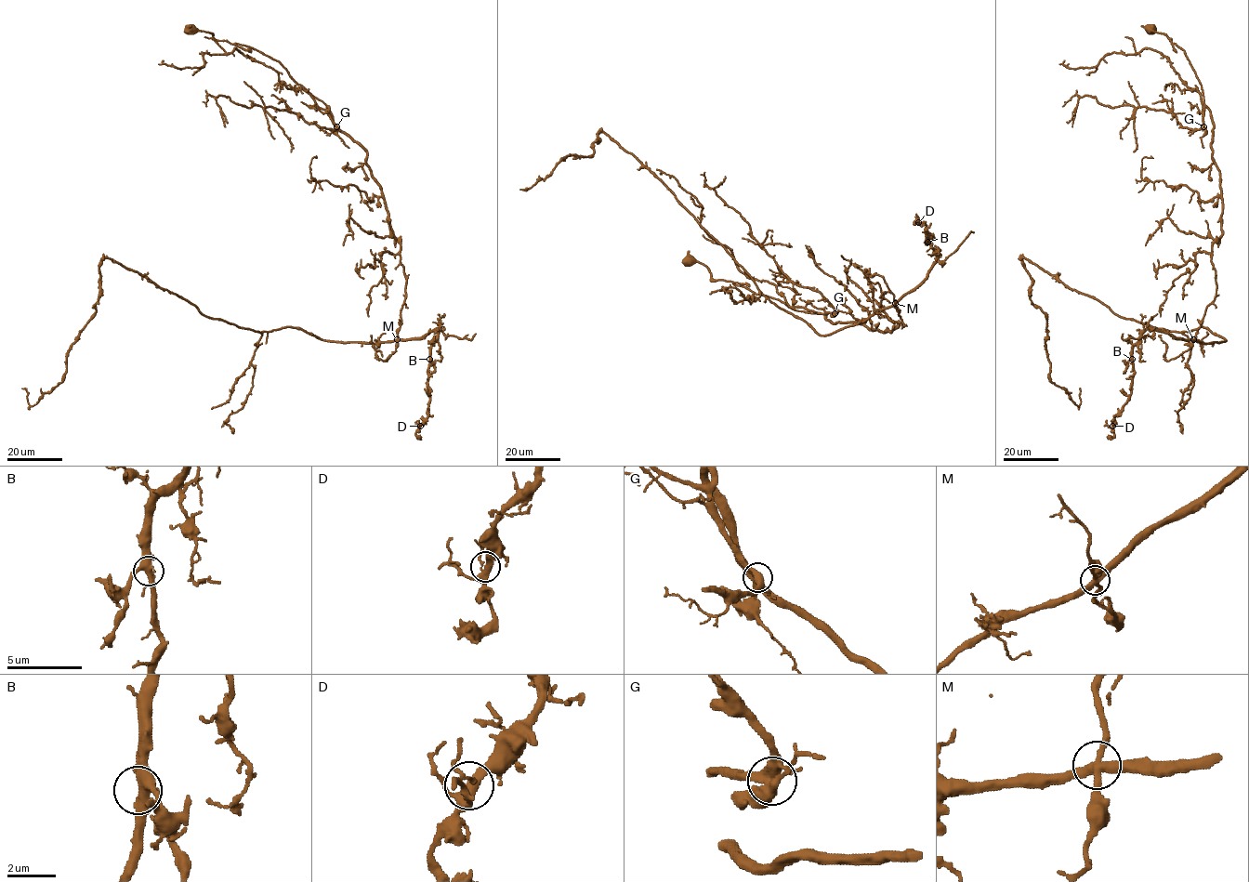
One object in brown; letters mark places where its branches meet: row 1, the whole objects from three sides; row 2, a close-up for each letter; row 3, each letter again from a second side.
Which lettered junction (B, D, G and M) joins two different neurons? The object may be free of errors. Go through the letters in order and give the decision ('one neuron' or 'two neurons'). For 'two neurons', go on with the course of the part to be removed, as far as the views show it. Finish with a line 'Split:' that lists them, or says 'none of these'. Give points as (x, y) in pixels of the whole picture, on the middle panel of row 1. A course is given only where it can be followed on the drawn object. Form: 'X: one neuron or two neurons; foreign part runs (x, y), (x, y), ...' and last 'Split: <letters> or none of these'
B: one neuron
D: one neuron
G: one neuron
M: two neurons; foreign part runs (894, 303), (819, 335), (767, 297), (673, 193), (604, 133), (591, 155), (567, 156), (548, 176), (520, 190)
Split: M

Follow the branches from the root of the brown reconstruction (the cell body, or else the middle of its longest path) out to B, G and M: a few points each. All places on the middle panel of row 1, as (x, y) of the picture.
B: (690, 260), (715, 280), (795, 310), (885, 332), (904, 325), (895, 304), (937, 258), (927, 242)
G: (690, 260), (703, 263), (715, 280), (731, 282), (755, 294), (777, 298), (795, 310), (834, 313)
M: (690, 260), (715, 280), (834, 323), (892, 331), (904, 325), (894, 303)

